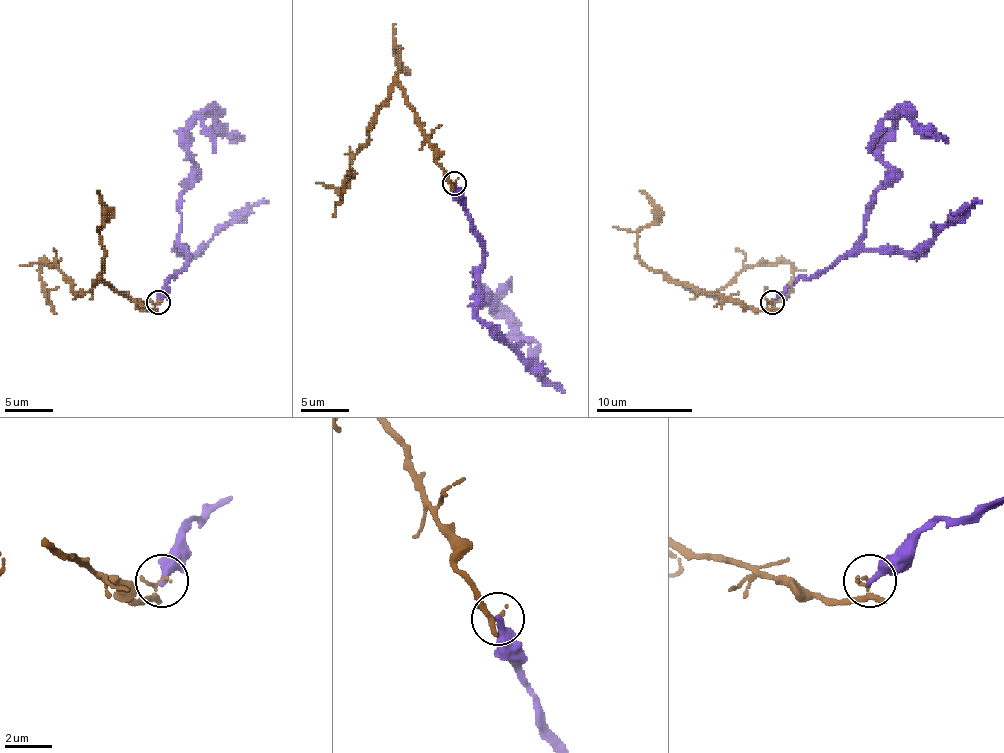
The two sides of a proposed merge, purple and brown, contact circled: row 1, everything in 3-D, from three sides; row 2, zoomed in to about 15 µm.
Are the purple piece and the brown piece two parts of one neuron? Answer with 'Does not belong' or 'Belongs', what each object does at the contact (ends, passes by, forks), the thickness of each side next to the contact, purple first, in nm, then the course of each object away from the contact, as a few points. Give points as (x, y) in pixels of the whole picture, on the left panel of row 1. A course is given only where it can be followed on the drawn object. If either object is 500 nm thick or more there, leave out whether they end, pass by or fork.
Does not belong. At the ring purple ends. At the ring brown passes by. Thickness 320 nm (purple) against 160 nm. Course of purple: (157, 301), (157, 294), (184, 268), (179, 205), (191, 183), (188, 130), (210, 114), (241, 138), (229, 143). Course of brown: (157, 301), (145, 311), (99, 280), (75, 292), (44, 263), (46, 301), (58, 287)

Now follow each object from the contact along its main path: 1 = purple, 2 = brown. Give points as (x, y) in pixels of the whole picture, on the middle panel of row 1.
1: (453, 183), (480, 243), (475, 277), (484, 301), (537, 344), (525, 359)
2: (453, 183), (415, 108), (395, 84), (369, 140), (352, 159), (350, 183), (338, 202), (345, 176), (354, 176)

